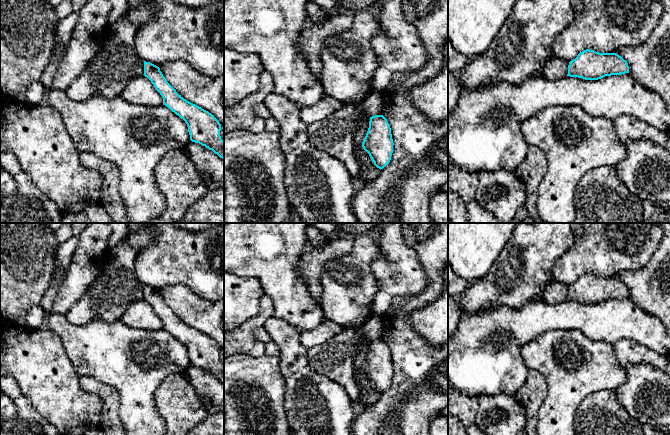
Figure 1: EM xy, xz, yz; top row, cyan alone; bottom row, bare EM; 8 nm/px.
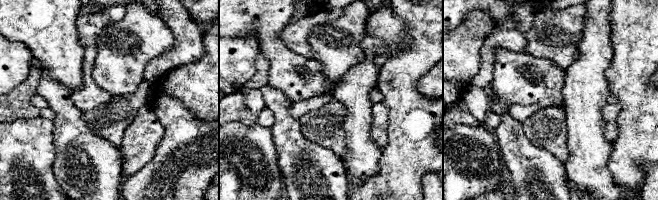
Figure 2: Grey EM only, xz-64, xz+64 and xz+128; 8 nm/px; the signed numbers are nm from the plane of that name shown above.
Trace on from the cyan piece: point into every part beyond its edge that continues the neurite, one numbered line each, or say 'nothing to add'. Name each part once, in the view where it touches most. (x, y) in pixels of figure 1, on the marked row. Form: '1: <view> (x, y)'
nothing to add

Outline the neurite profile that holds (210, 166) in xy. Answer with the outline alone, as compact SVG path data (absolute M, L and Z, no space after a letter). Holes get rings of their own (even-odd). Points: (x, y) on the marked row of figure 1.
M189 142L185 153L194 163L209 190L224 189L224 160L199 143Z

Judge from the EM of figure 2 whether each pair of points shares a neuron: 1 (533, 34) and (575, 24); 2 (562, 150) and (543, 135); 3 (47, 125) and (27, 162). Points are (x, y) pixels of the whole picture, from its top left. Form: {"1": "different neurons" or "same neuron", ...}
{"1": "same neuron", "2": "same neuron", "3": "same neuron"}

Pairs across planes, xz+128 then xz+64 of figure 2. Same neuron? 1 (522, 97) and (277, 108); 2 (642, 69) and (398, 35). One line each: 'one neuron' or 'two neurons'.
1: two neurons
2: two neurons

